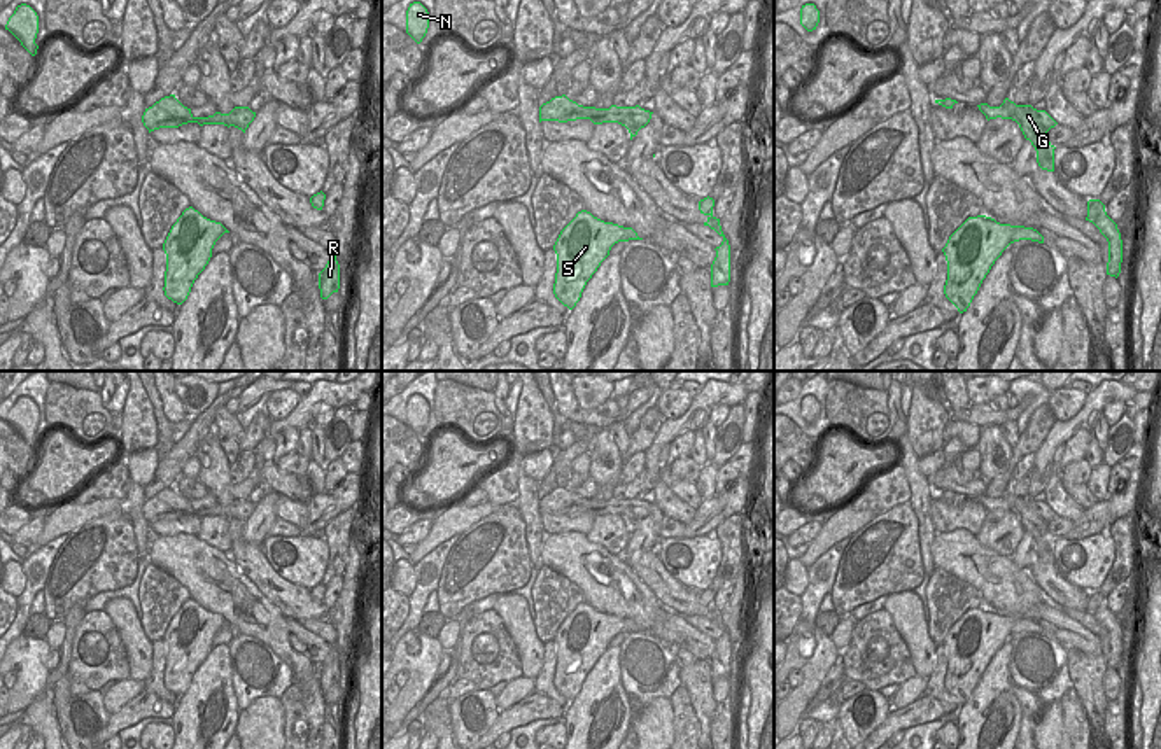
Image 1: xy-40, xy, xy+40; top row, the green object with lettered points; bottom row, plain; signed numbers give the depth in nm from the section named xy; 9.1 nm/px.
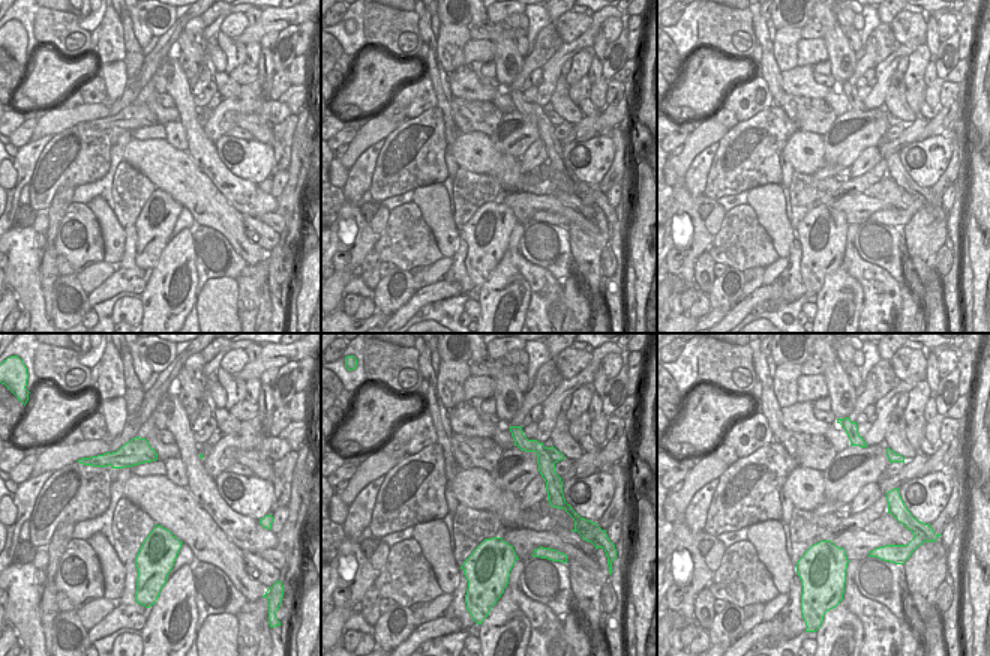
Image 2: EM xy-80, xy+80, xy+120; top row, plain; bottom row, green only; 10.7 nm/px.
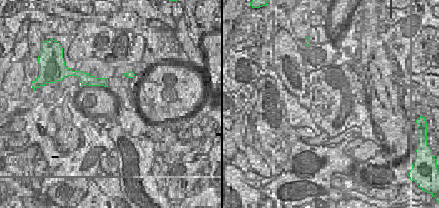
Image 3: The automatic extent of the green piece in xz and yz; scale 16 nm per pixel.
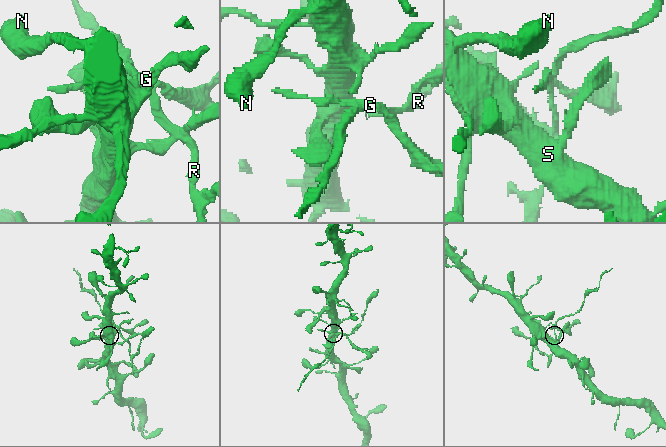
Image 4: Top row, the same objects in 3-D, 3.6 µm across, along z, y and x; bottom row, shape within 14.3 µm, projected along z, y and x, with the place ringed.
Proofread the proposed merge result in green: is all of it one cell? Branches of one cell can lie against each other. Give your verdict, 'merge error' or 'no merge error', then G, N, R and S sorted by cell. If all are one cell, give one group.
merge error; G R / N S

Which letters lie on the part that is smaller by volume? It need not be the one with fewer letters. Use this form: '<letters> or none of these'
G, R.

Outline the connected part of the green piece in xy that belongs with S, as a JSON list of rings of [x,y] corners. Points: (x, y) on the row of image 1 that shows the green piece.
[[[587,210],[578,212],[553,245],[557,254],[555,298],[573,310],[611,247],[625,238],[623,226],[604,222]]]

